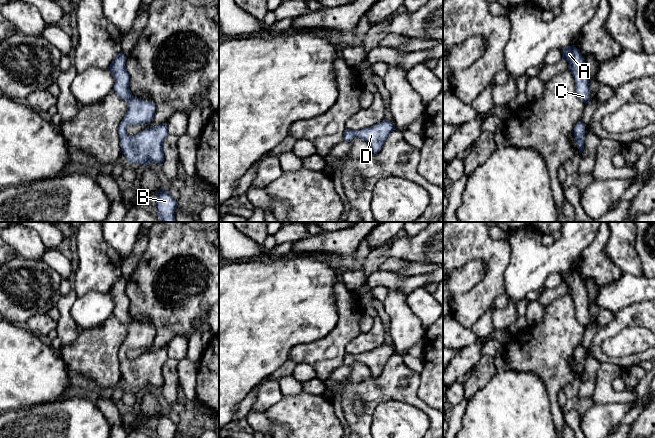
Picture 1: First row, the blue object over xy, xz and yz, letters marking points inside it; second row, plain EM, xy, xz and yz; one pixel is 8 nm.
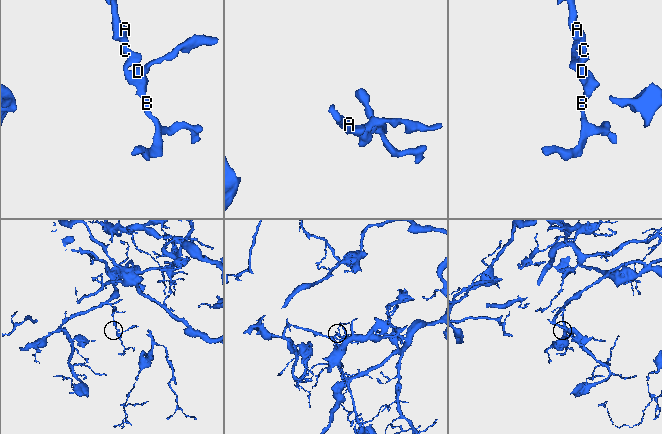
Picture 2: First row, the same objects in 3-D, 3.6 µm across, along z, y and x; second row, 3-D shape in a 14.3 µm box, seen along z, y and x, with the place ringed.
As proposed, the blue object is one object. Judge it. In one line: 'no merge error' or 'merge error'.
no merge error

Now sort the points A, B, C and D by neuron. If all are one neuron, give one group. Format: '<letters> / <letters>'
A B C D

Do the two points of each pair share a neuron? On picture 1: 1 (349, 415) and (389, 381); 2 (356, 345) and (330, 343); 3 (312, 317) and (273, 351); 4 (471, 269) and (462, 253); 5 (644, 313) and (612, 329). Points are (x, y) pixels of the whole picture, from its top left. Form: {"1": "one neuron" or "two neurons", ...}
{"1": "one neuron", "2": "two neurons", "3": "one neuron", "4": "two neurons", "5": "one neuron"}

